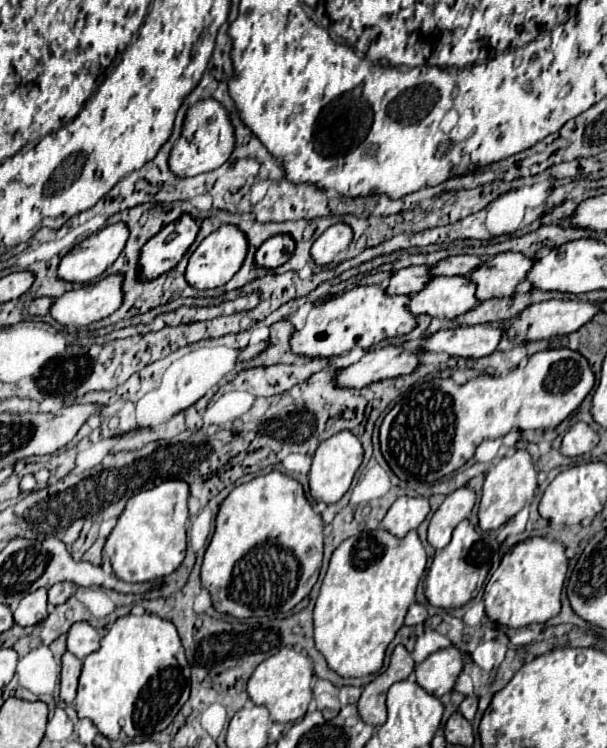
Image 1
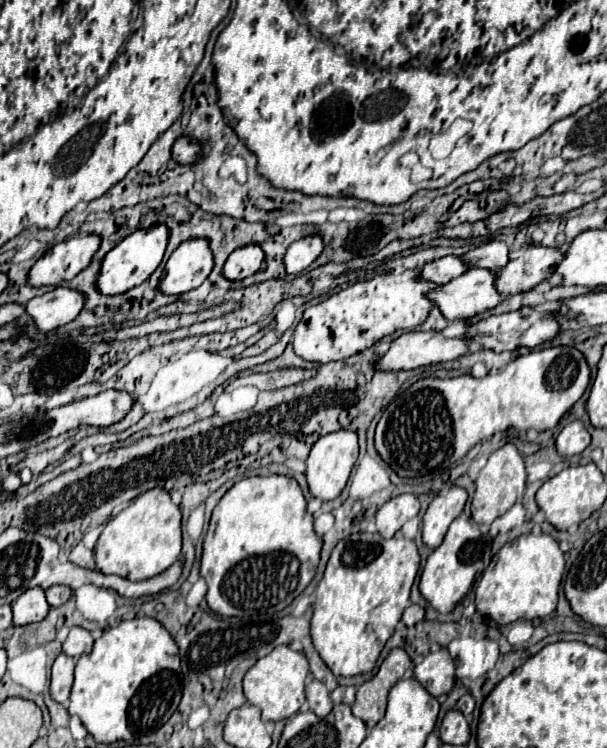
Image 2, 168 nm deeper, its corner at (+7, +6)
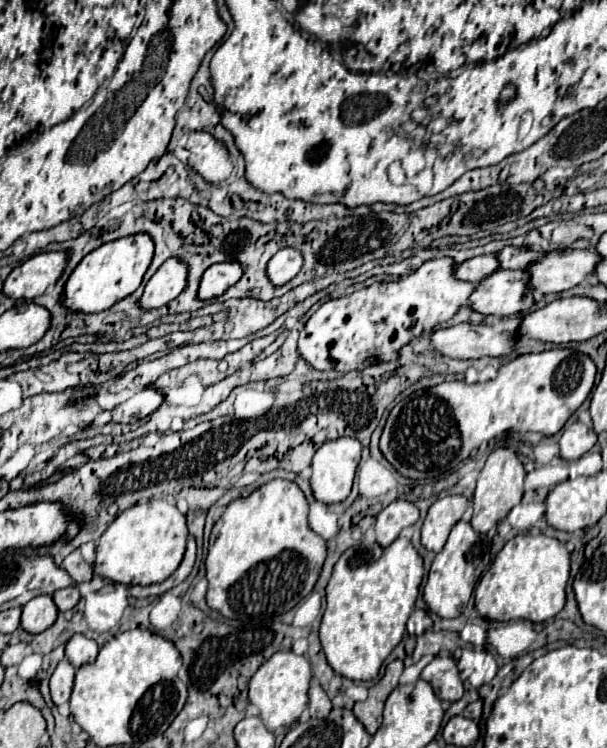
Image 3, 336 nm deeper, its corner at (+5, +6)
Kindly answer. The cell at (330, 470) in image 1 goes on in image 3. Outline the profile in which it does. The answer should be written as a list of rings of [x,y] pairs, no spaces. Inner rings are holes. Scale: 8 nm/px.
[[[338,438],[318,448],[312,460],[312,492],[318,502],[336,504],[348,498],[362,444],[354,438]]]

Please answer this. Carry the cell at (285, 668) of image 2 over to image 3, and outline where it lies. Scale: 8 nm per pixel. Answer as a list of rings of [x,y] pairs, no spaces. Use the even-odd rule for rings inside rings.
[[[276,652],[266,664],[258,668],[258,672],[252,676],[248,684],[248,699],[250,708],[247,709],[245,718],[258,716],[266,724],[270,732],[282,726],[292,726],[298,722],[300,714],[308,706],[308,684],[310,684],[312,672],[310,662],[306,656],[298,656],[294,652]]]

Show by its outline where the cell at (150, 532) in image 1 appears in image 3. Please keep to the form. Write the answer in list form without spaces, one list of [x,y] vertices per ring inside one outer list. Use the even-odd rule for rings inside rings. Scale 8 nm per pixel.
[[[166,500],[136,504],[122,512],[102,534],[96,546],[94,572],[106,580],[126,586],[148,586],[164,582],[182,562],[186,550],[186,518]]]

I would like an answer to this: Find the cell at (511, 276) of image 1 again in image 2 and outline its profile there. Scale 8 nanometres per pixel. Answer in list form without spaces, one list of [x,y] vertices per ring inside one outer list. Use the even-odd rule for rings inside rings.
[[[524,246],[510,252],[510,260],[496,272],[496,290],[500,296],[530,290],[534,284],[548,280],[552,268],[562,260],[562,252],[542,246]]]

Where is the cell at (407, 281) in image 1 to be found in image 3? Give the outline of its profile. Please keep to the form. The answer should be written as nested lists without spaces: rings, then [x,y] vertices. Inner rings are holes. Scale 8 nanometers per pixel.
[[[494,254],[476,256],[476,258],[456,266],[456,278],[468,280],[468,282],[480,282],[486,276],[492,276],[496,270],[500,270],[500,264],[498,264],[498,258]]]

